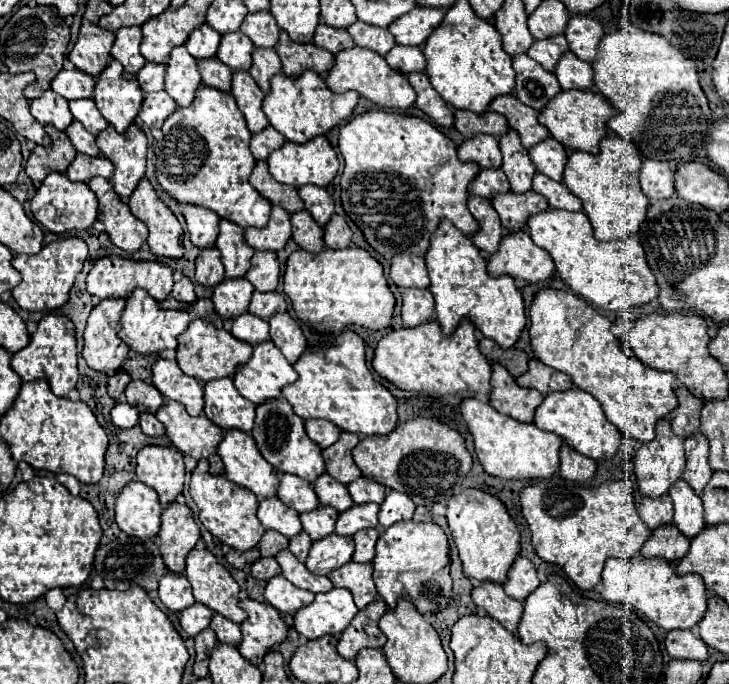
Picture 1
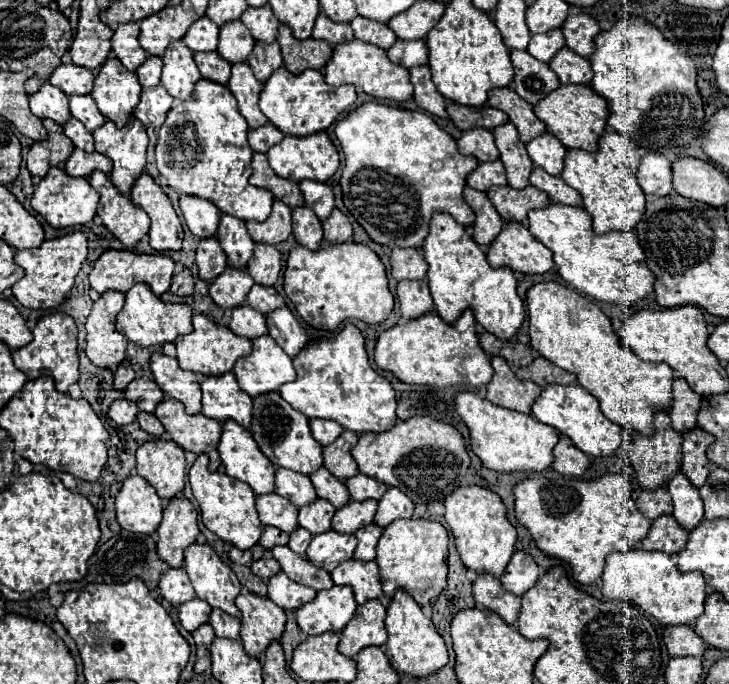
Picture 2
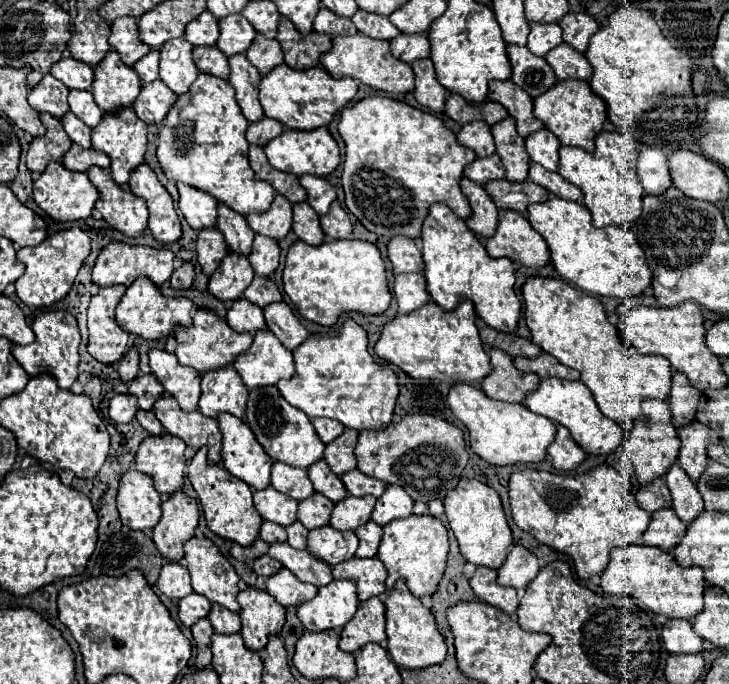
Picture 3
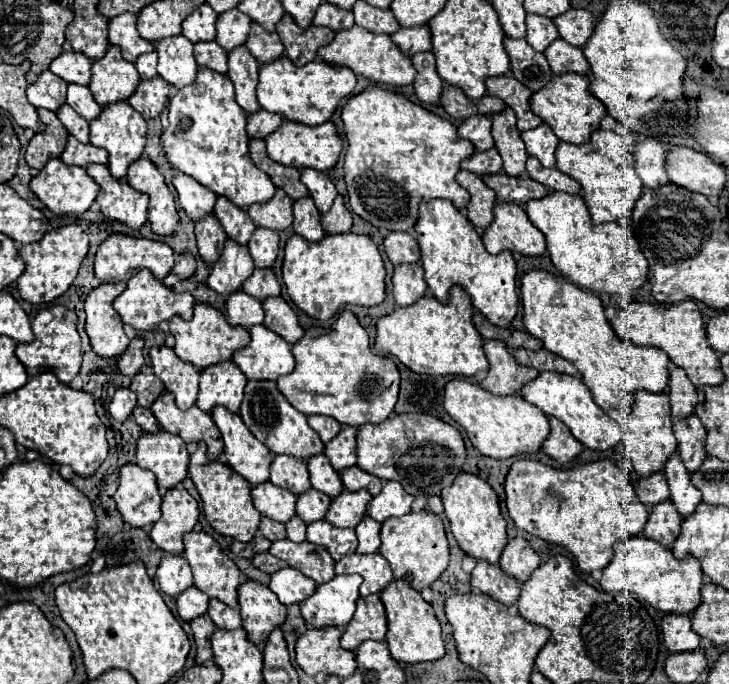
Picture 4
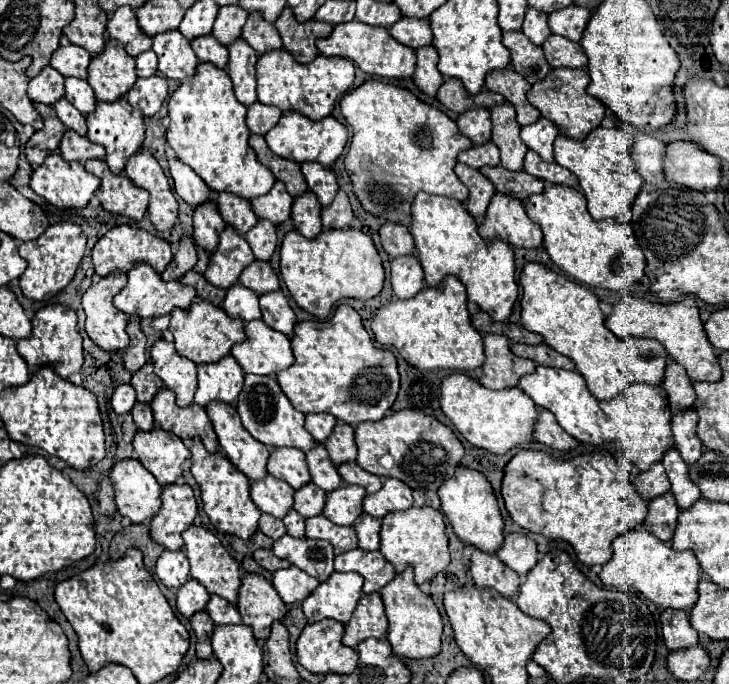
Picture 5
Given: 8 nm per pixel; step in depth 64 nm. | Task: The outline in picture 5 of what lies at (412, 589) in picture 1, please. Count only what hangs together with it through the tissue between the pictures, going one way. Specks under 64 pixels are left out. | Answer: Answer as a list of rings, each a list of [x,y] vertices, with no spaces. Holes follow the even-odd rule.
[[[422,506],[422,508],[408,508],[404,512],[392,512],[382,518],[382,530],[380,530],[380,552],[384,558],[394,566],[396,574],[404,572],[406,566],[412,564],[416,584],[430,582],[438,572],[442,572],[450,564],[450,552],[448,552],[448,538],[444,532],[444,516],[442,512]]]

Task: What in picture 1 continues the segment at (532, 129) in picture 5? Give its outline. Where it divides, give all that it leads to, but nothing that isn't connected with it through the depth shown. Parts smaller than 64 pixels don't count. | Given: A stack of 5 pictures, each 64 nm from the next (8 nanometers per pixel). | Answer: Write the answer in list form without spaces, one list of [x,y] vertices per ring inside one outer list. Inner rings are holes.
[[[546,138],[544,142],[536,144],[536,148],[530,148],[530,158],[540,174],[546,174],[548,178],[562,182],[564,164],[566,164],[566,150],[560,142],[554,138]]]

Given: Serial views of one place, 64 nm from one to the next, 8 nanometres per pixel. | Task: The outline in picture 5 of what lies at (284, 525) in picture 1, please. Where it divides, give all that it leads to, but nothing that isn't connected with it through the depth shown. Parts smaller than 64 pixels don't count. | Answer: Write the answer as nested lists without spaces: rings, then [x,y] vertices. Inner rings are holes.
[[[270,474],[262,480],[252,482],[250,496],[262,512],[274,518],[284,518],[294,506],[294,490]]]

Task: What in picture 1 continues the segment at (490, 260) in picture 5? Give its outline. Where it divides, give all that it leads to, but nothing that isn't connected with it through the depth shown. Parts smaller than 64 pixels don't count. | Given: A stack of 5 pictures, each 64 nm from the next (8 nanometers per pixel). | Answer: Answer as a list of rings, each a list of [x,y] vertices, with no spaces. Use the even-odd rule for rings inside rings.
[[[442,220],[430,240],[430,250],[424,258],[430,274],[428,290],[434,294],[436,320],[444,336],[450,336],[456,326],[468,318],[486,338],[494,340],[500,348],[512,348],[518,342],[520,332],[526,326],[522,294],[510,276],[488,276],[486,258],[466,234],[454,228],[452,222]]]

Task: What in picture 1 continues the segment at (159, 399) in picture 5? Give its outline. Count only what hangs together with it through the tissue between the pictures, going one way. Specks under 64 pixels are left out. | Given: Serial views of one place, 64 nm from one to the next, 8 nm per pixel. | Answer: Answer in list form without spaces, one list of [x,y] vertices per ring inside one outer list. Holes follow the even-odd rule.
[[[166,400],[164,406],[156,412],[156,418],[164,424],[166,436],[174,448],[196,460],[206,458],[210,462],[212,476],[222,474],[222,460],[216,448],[222,442],[224,432],[216,428],[216,424],[212,424],[206,416],[192,418],[184,406],[174,400]]]

